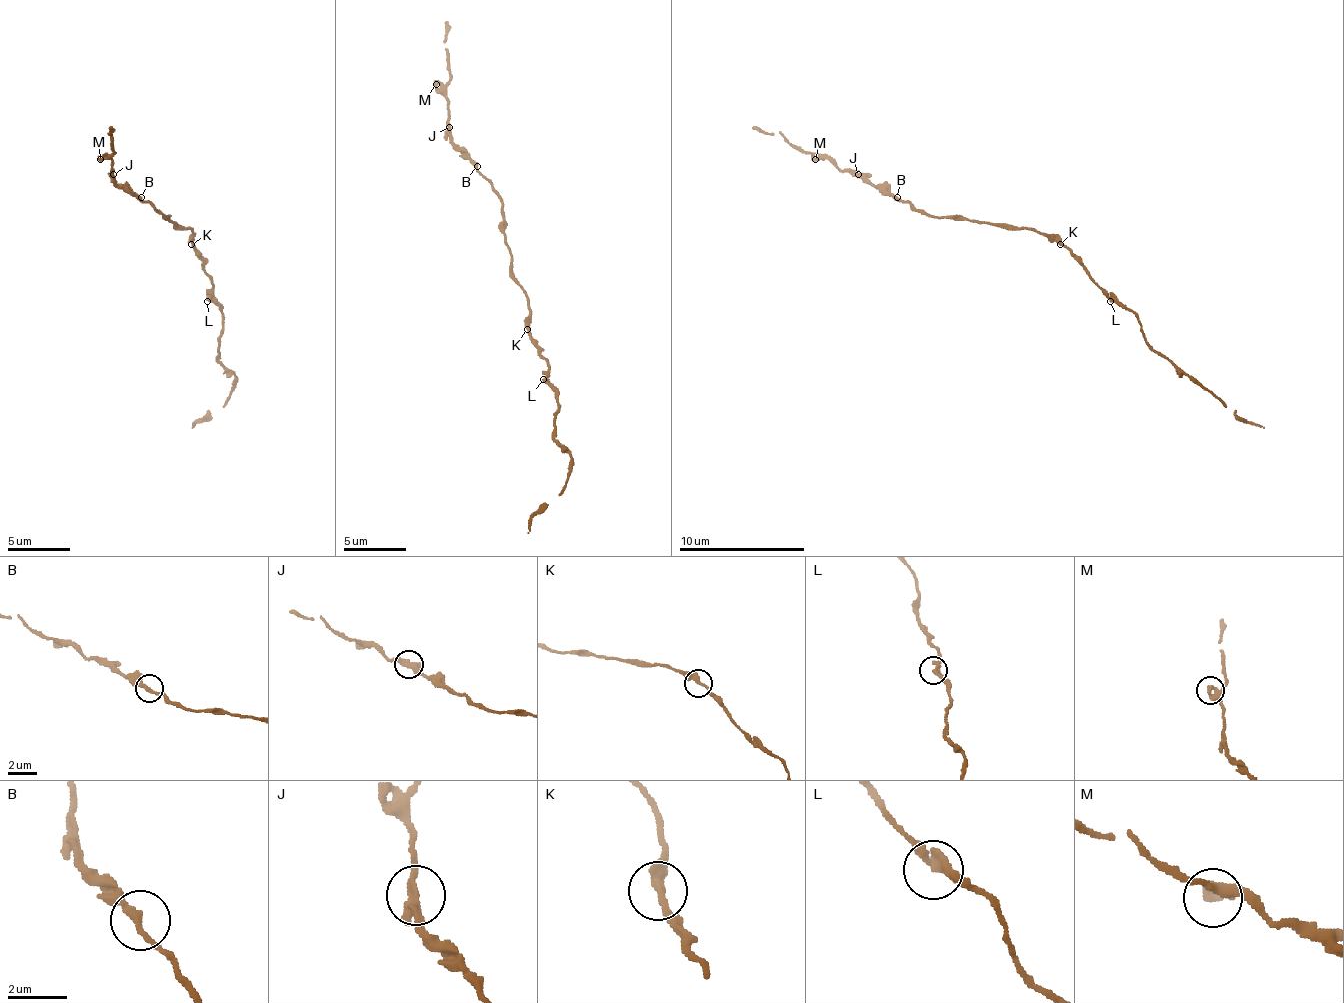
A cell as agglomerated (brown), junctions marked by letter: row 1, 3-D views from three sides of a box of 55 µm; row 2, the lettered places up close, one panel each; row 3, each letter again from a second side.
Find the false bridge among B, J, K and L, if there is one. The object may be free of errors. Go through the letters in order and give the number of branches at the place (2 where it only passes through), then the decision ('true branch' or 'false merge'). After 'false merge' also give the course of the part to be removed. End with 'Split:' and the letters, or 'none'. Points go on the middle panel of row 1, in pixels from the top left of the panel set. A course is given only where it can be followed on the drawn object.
B: branches 2; true branch
J: branches 2; true branch
K: branches 2; true branch
L: branches 2; true branch
Split: none

